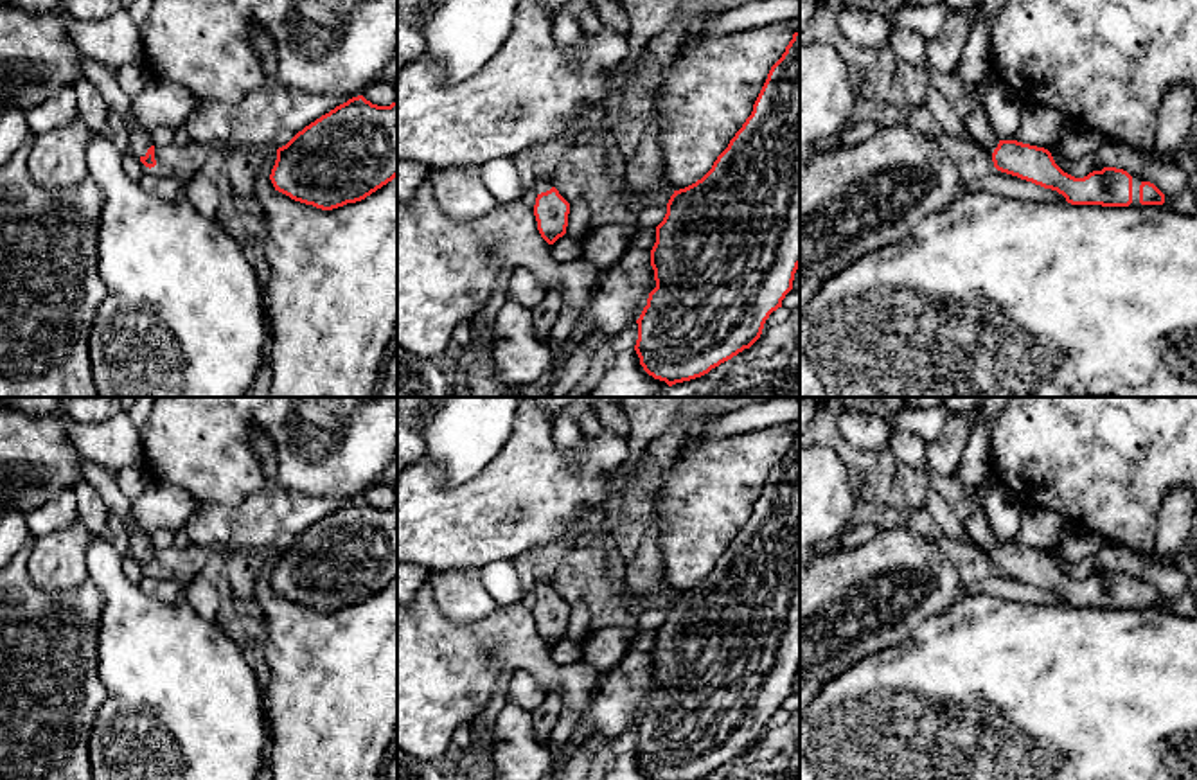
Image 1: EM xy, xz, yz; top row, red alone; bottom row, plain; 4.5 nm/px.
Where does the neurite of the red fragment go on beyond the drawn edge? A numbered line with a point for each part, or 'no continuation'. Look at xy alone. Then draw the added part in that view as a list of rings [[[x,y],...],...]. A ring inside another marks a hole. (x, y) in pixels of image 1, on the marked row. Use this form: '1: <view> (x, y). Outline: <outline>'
1: xy (105, 81). Outline: [[[83,52],[79,54],[79,65],[84,79],[99,90],[110,111],[122,119],[133,155],[138,158],[146,156],[147,149],[153,146],[151,133],[133,122],[129,115],[131,97],[120,90],[115,72],[106,70],[99,61],[84,56]]]

